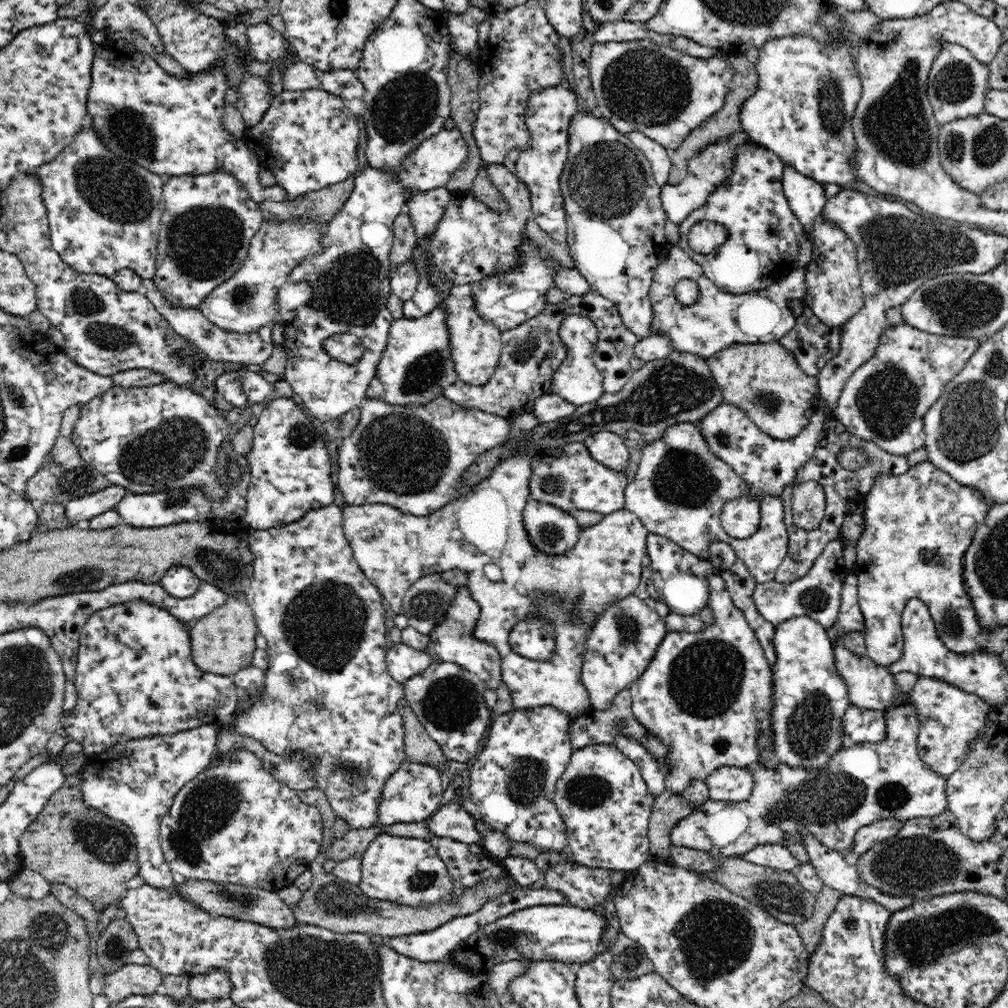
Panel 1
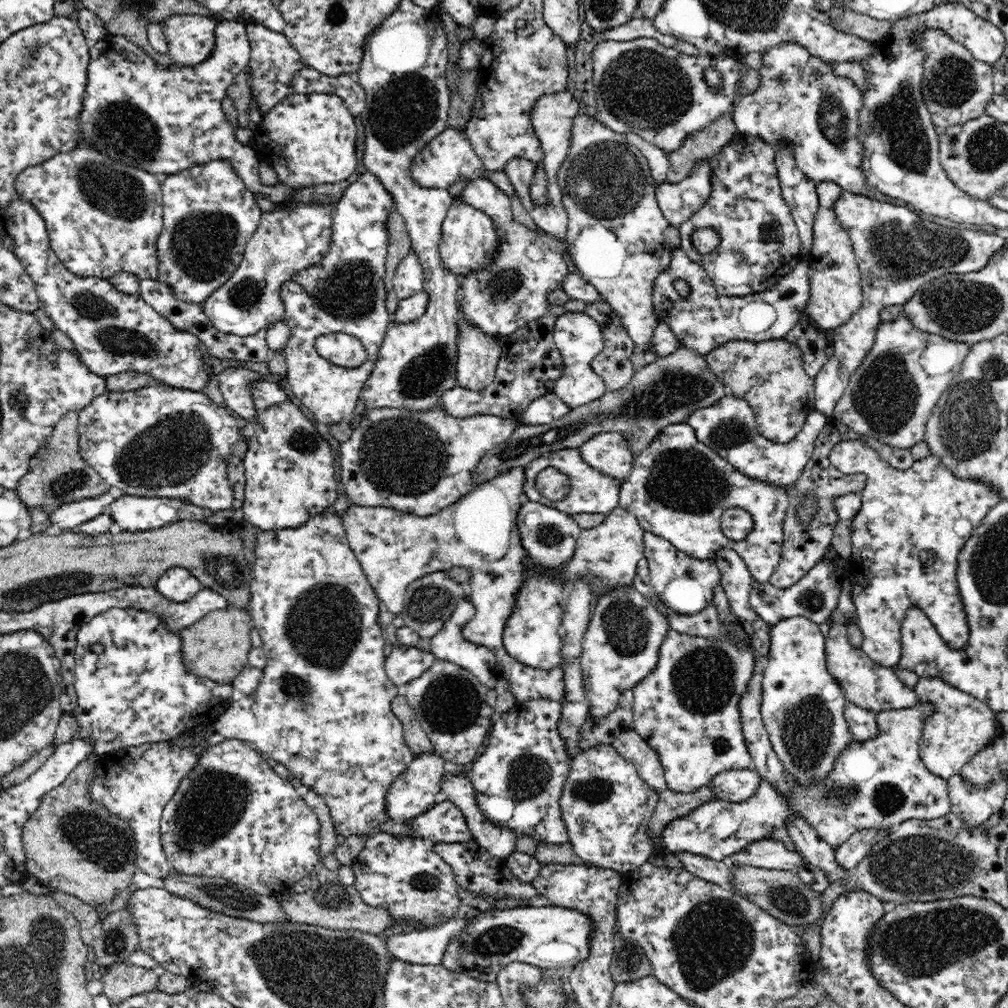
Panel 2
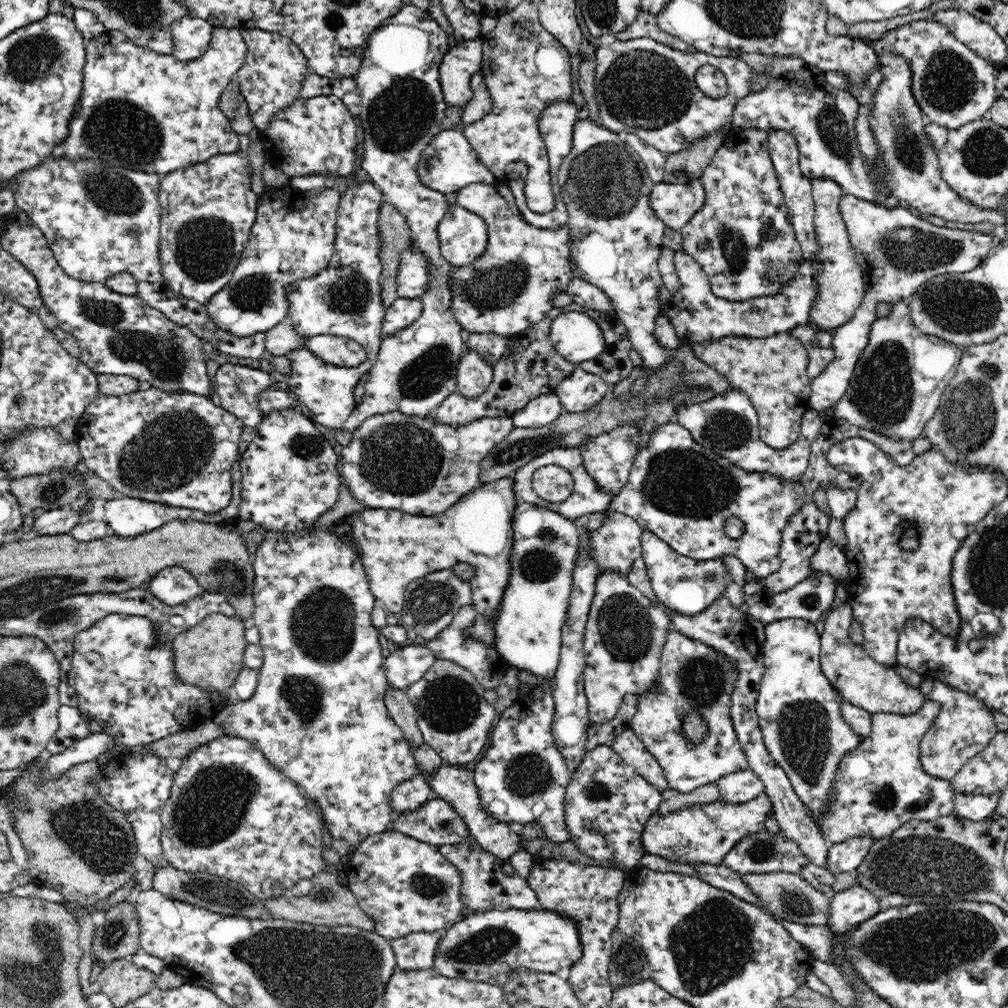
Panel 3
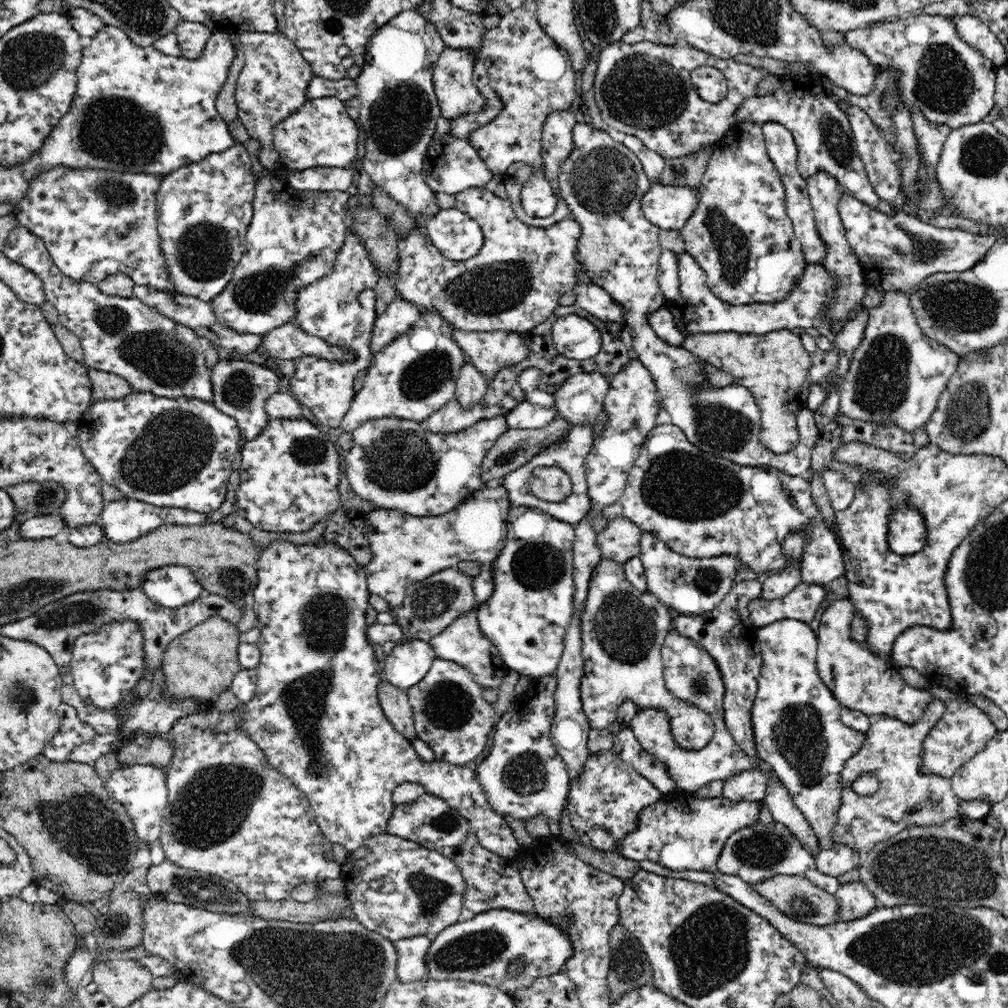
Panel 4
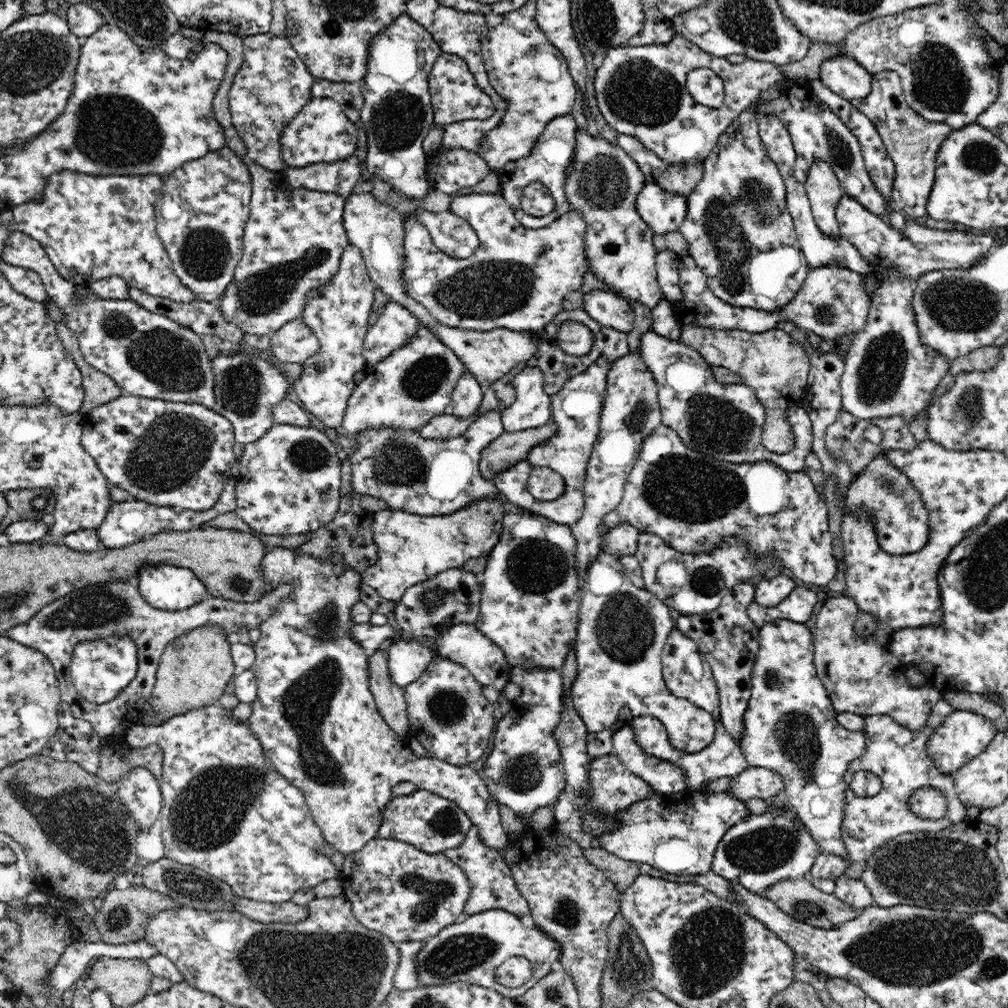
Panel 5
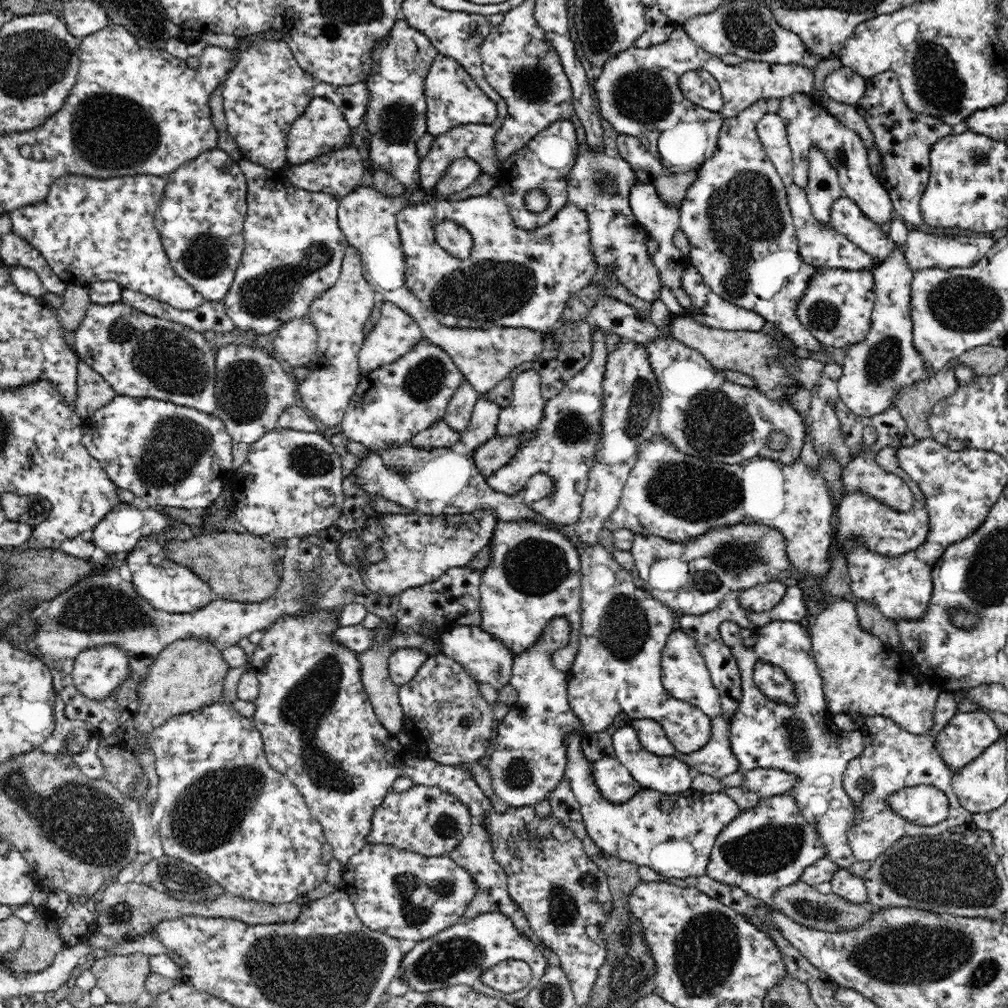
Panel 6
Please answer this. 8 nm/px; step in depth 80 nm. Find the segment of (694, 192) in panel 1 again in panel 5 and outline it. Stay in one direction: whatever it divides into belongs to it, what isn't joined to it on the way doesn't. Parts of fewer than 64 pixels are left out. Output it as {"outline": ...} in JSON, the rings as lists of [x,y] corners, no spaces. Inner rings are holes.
{"outline":[[[656,184],[646,185],[636,200],[637,211],[655,234],[678,231],[687,213],[683,194],[672,194]]]}

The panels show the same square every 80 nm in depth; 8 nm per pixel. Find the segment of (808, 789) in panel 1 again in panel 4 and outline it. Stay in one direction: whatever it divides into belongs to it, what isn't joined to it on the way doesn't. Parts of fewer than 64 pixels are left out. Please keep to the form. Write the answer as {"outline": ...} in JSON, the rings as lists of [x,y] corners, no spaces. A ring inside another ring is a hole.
{"outline":[[[934,699],[922,718],[908,724],[896,717],[870,715],[870,726],[862,748],[844,763],[840,774],[842,802],[836,814],[836,824],[830,837],[837,844],[845,844],[863,856],[874,846],[896,836],[912,826],[938,826],[960,817],[960,800],[951,787],[951,780],[922,771],[924,738],[944,716],[946,703]],[[861,772],[872,772],[879,780],[879,789],[872,795],[858,795],[851,784]],[[680,790],[673,791],[639,812],[636,830],[619,842],[617,850],[626,859],[657,862],[677,872],[714,872],[725,840],[736,830],[758,822],[761,803],[732,802],[724,795],[706,799]]]}

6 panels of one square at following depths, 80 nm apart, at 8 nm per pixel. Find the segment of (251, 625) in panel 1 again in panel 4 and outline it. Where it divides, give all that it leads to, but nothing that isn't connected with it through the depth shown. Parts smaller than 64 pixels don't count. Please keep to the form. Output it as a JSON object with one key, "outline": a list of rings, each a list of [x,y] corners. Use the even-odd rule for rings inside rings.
{"outline":[[[212,616],[169,642],[161,661],[165,678],[163,694],[173,700],[195,698],[213,704],[231,686],[235,674],[242,670],[238,661],[239,634],[236,625]]]}

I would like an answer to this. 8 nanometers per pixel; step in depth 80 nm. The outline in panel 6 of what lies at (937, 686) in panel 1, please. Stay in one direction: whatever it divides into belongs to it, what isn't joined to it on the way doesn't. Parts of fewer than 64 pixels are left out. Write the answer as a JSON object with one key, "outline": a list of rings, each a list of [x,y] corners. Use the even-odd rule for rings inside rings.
{"outline":[[[958,712],[936,736],[936,749],[944,766],[954,772],[980,756],[1003,736],[988,713]]]}

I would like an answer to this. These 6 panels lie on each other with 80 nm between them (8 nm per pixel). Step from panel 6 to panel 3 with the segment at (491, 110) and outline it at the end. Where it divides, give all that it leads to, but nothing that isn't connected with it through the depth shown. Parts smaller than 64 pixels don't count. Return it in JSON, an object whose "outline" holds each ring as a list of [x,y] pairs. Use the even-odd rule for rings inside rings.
{"outline":[[[465,41],[443,54],[439,79],[448,107],[468,104],[472,100],[471,78],[484,68],[482,42]]]}

